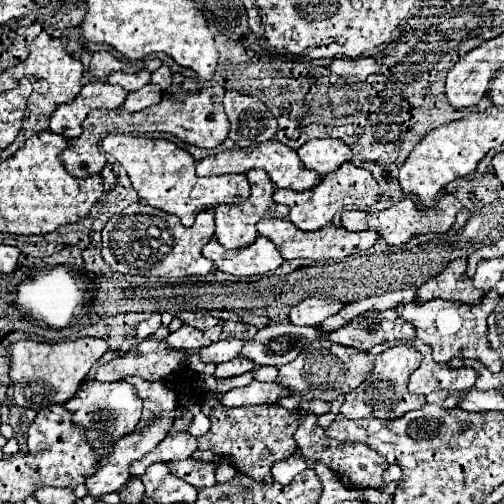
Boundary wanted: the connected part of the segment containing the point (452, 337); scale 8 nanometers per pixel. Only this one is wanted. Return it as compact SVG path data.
M492 289L484 295L482 303L478 305L458 305L458 303L450 303L450 301L442 301L442 299L434 299L434 301L426 301L422 305L416 303L408 303L408 305L398 305L396 311L402 319L414 323L416 327L416 335L422 343L432 347L432 355L434 361L438 363L446 363L452 357L466 357L466 359L478 359L482 361L490 371L498 373L502 369L500 357L496 355L496 351L492 351L488 347L488 339L486 339L486 319L492 313L492 309L498 305L500 295Z

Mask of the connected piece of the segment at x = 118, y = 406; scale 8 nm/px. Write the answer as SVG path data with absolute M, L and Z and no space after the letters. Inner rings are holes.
M86 381L84 387L64 405L72 415L74 423L86 429L86 437L90 445L96 449L100 463L108 459L112 445L126 433L130 433L140 415L142 415L142 399L138 397L134 385L118 381L118 383L100 383L100 381Z

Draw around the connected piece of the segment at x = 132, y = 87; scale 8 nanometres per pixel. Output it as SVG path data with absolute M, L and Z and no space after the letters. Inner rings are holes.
M140 71L140 73L114 73L114 75L108 75L106 81L110 85L120 85L126 91L138 91L146 83L150 83L150 73L148 71Z

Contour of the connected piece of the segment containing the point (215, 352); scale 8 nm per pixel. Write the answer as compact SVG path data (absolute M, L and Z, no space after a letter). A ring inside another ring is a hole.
M224 339L224 341L216 341L204 349L198 351L200 359L206 361L206 363L224 363L224 361L230 361L234 357L240 355L242 351L242 343L240 339Z

